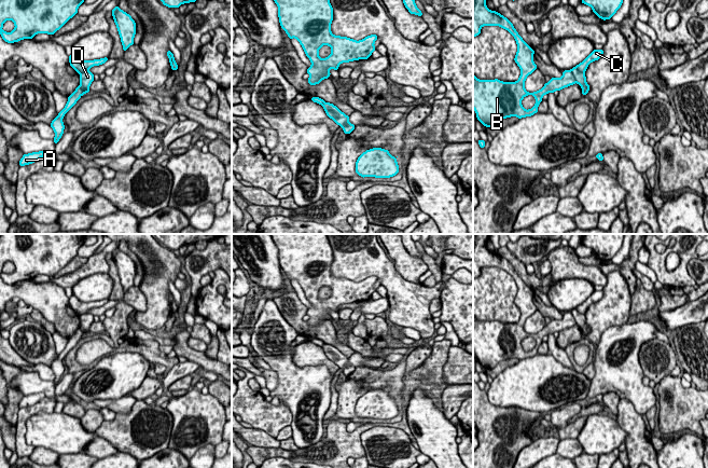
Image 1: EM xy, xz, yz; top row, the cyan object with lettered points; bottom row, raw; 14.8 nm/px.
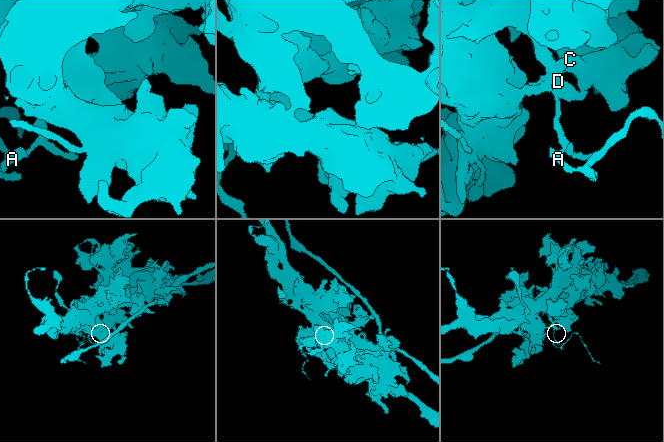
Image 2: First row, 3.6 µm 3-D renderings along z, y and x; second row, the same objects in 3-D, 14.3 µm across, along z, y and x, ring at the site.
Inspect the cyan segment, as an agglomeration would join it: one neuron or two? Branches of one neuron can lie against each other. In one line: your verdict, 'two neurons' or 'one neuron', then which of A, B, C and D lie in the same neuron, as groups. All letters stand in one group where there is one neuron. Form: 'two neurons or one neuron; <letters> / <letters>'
two neurons; A B C / D

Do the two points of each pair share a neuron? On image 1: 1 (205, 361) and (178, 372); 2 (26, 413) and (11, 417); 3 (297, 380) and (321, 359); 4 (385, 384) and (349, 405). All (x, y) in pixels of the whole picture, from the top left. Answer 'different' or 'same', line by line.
1: different
2: different
3: different
4: same

